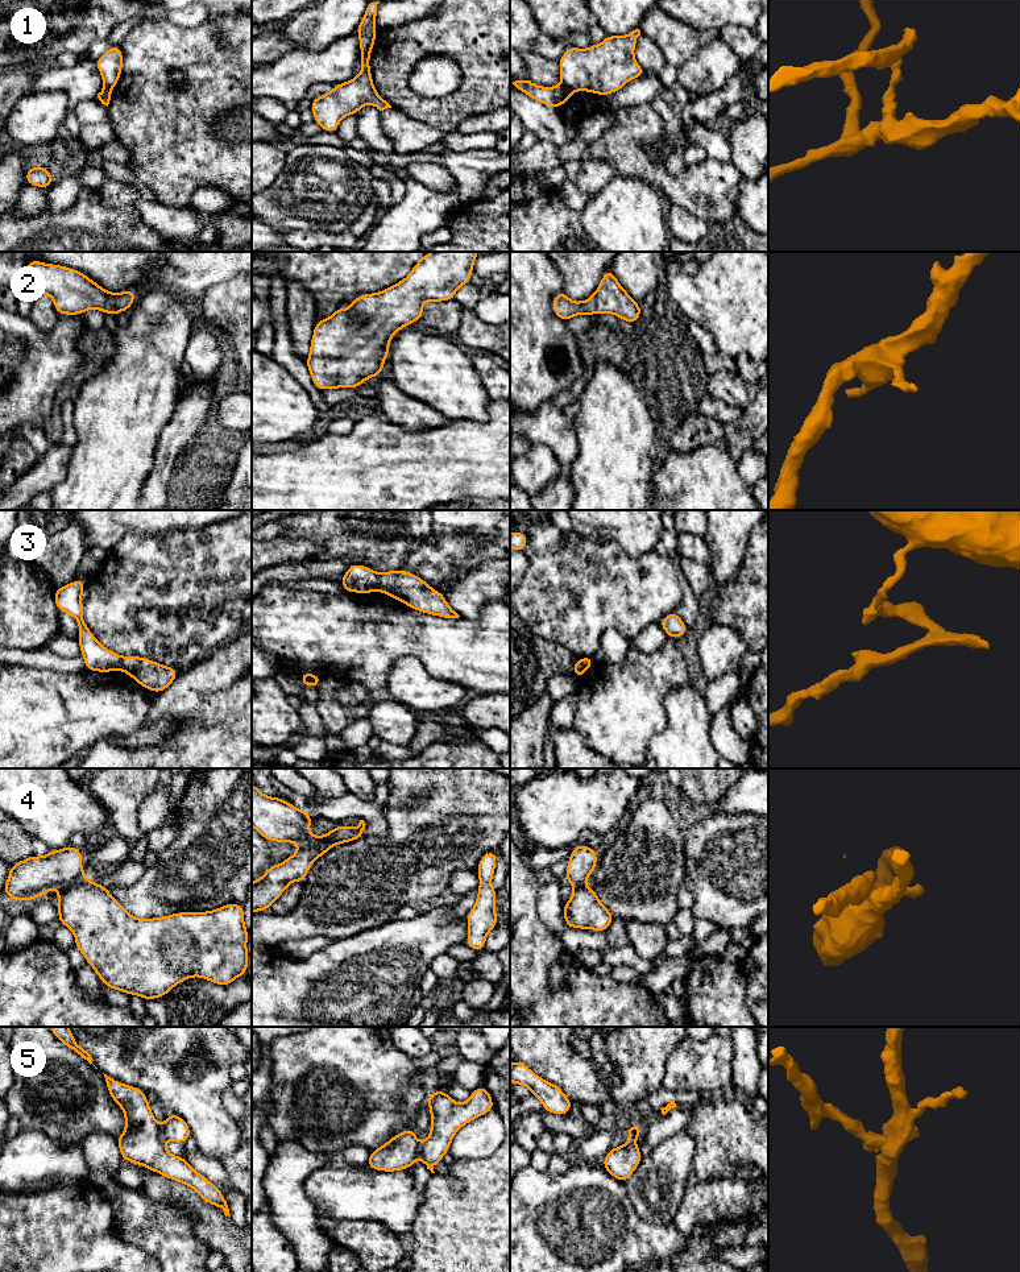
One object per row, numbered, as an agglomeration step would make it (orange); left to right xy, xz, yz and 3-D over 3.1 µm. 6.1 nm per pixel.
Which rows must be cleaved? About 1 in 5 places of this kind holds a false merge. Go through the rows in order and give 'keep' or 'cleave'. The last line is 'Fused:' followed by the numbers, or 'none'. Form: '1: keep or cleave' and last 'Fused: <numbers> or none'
1: cleave
2: keep
3: cleave
4: cleave
5: cleave
Fused: 1, 3, 4, 5

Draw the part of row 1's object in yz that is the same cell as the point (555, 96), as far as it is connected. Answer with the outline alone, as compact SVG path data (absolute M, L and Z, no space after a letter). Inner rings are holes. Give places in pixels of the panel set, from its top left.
M515 80L513 84L522 91L524 95L546 104L550 108L559 108L565 104L571 98L572 92L564 84L553 87L536 86L531 80Z

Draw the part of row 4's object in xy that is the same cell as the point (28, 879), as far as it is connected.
M67 845L61 850L50 850L45 857L33 854L11 865L3 894L13 902L30 902L51 888L67 887L86 875L82 869L82 849Z

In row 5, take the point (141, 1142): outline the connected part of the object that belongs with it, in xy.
M107 1074L104 1077L109 1097L125 1115L125 1130L116 1139L123 1160L140 1164L192 1188L203 1201L220 1207L225 1215L229 1215L227 1201L220 1189L203 1174L195 1172L183 1156L174 1156L166 1151L161 1126L153 1116L146 1093L136 1086L124 1085Z

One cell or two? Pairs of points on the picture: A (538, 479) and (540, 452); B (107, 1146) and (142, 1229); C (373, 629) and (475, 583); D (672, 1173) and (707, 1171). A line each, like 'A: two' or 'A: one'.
A: one
B: one
C: two
D: two

